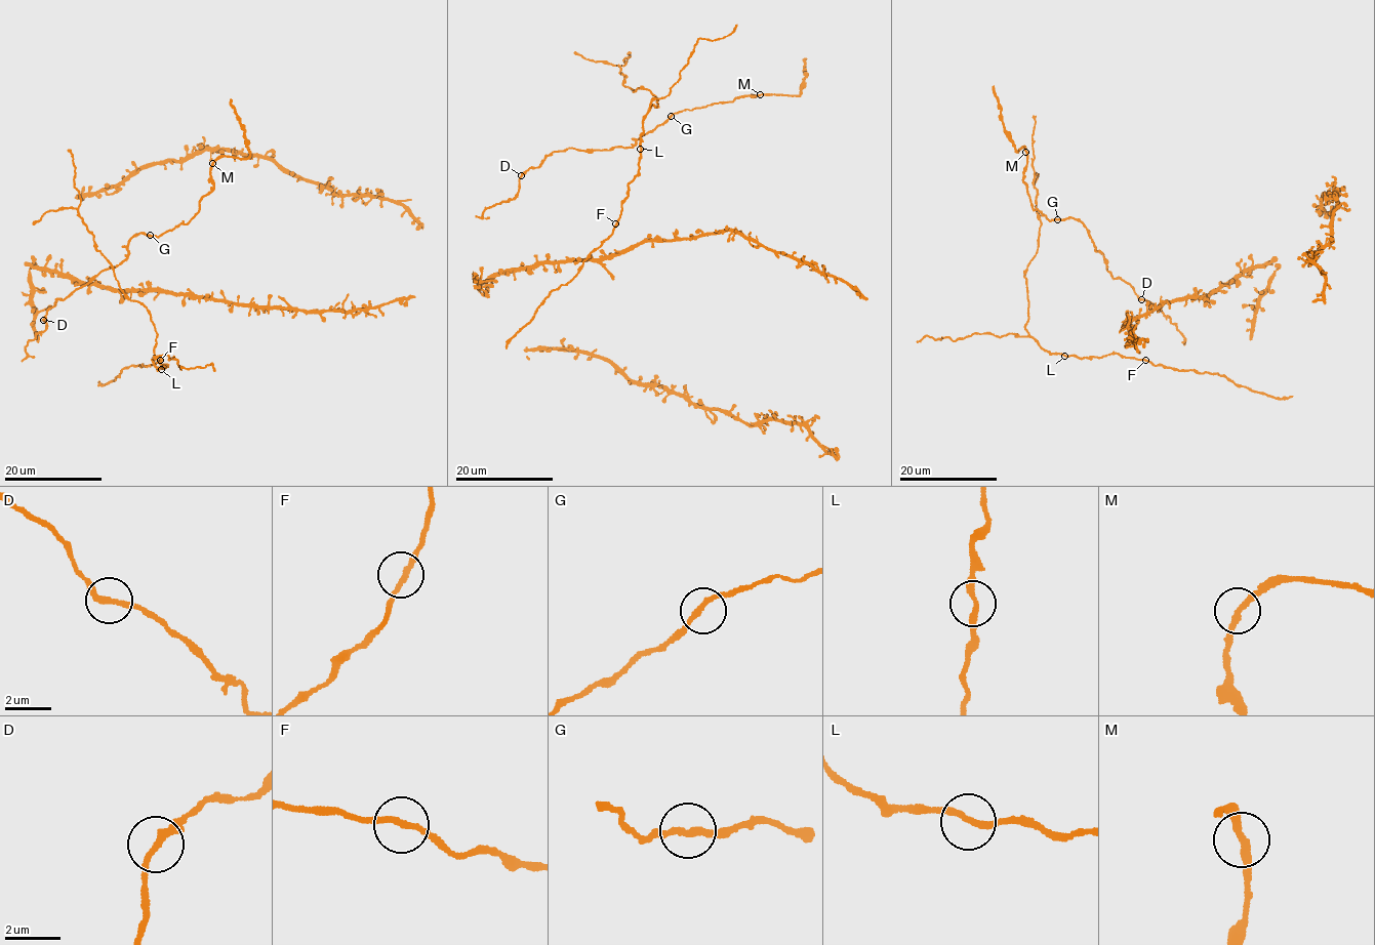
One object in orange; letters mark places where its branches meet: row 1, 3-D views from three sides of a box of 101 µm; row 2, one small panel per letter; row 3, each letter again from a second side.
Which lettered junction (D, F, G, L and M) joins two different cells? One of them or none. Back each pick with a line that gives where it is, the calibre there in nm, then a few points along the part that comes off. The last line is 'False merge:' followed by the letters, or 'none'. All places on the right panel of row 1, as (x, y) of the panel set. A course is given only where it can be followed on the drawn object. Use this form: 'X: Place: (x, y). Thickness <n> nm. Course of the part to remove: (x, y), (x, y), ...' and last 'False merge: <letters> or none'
False merge: none

